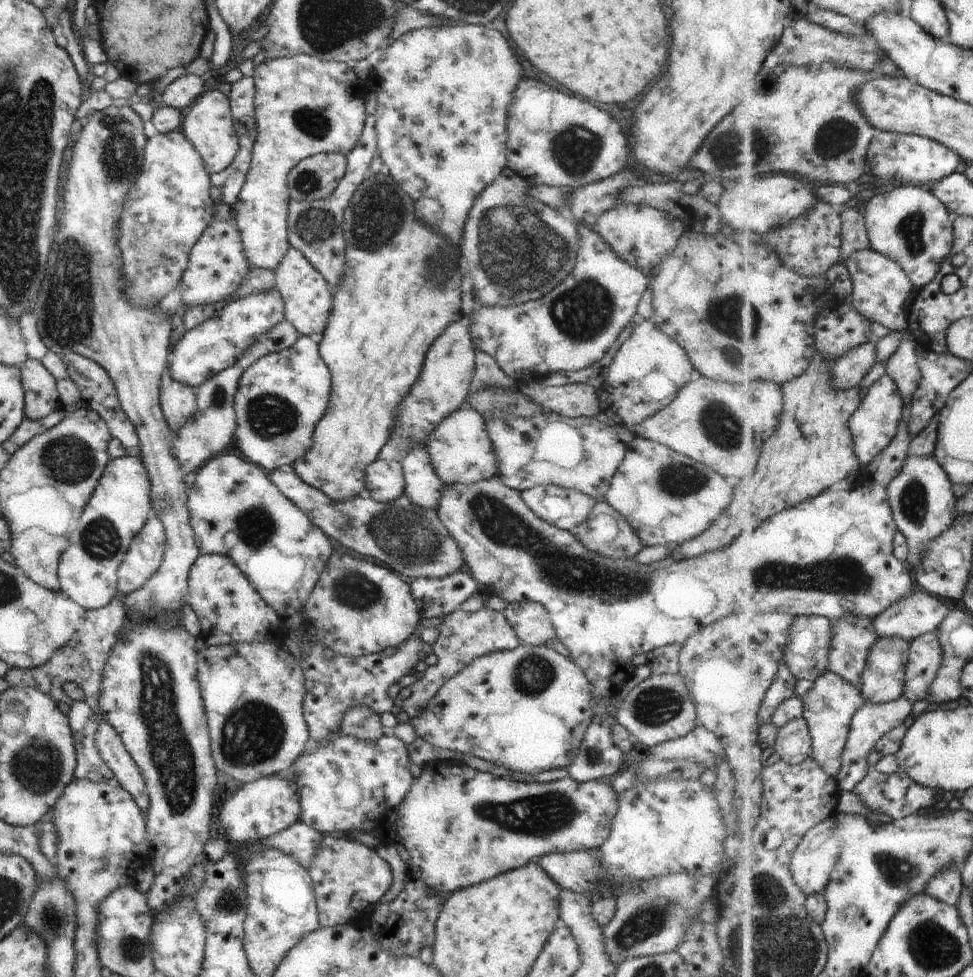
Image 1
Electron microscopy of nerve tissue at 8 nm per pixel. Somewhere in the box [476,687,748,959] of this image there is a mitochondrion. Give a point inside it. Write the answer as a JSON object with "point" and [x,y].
{"point":[650,919]}

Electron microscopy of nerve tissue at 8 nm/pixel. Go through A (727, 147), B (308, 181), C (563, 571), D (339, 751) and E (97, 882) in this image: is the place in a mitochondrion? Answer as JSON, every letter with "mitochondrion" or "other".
{"A":"mitochondrion","B":"mitochondrion","C":"mitochondrion","D":"other","E":"other"}

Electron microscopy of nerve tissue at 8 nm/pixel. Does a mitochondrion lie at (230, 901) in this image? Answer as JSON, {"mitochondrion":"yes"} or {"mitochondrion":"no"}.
{"mitochondrion":"yes"}

